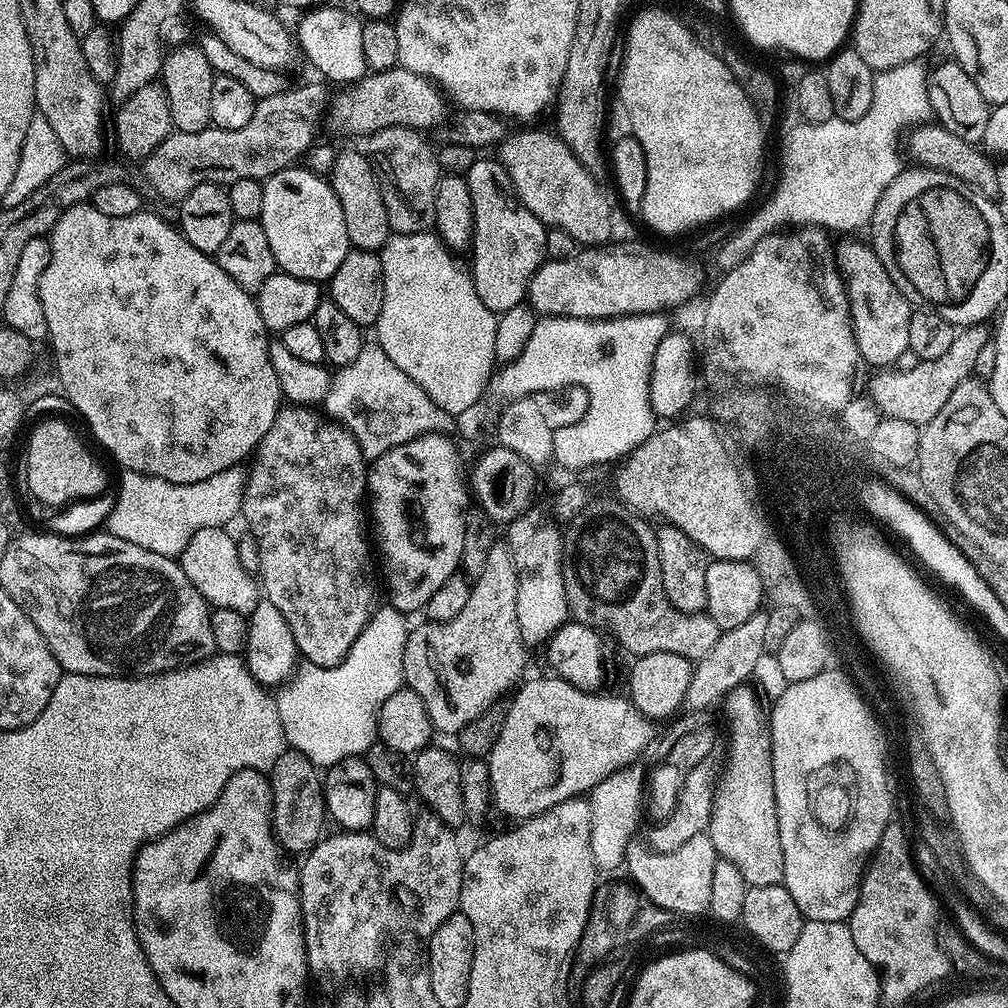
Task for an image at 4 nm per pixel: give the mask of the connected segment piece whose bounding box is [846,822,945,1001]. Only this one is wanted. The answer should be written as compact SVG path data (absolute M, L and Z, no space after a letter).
M899 822L890 823L882 830L882 838L878 838L878 846L860 881L860 897L846 921L854 943L872 956L876 965L889 969L886 990L889 999L894 1001L932 980L932 976L939 975L945 967L931 935L938 900L926 883L913 852L913 845L908 845L908 832Z

